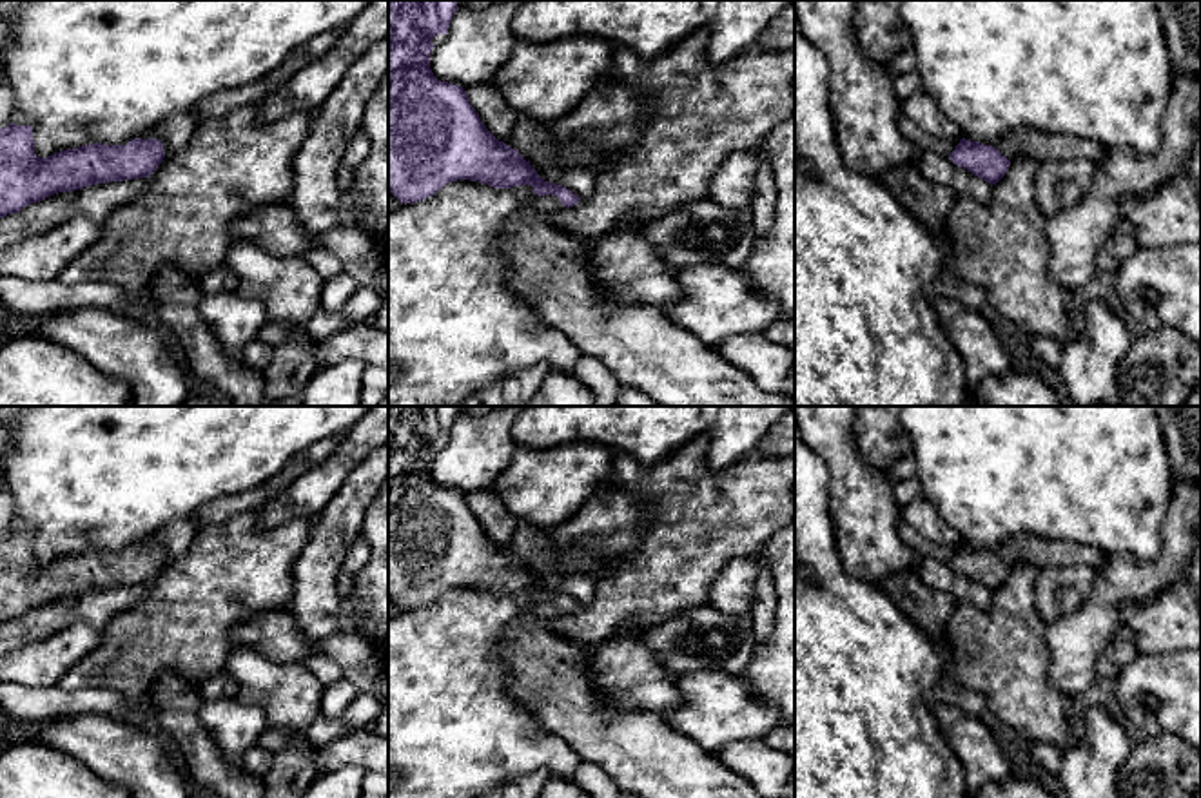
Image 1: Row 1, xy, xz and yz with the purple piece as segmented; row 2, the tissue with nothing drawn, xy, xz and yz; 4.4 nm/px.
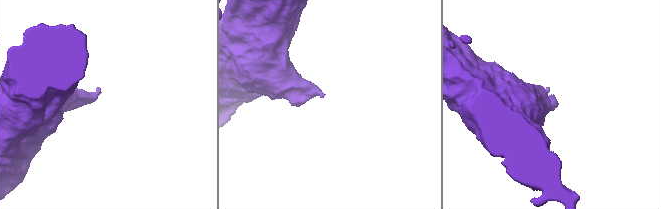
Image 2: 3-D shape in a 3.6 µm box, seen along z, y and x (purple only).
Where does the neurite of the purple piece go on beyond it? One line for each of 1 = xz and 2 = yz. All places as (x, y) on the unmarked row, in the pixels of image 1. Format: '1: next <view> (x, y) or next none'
1: next xz (639, 749)
2: next yz (1025, 548)

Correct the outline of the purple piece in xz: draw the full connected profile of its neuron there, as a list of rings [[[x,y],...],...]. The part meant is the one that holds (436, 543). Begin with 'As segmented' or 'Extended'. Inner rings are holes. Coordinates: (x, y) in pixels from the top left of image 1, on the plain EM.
Extended. [[[388,406],[388,597],[401,609],[415,609],[434,602],[446,589],[457,588],[457,586],[472,586],[472,588],[486,589],[493,595],[512,595],[519,591],[532,591],[533,600],[530,608],[517,618],[517,624],[512,626],[512,629],[508,631],[508,637],[499,649],[499,657],[504,660],[508,669],[508,693],[519,702],[532,707],[546,731],[568,742],[575,749],[575,753],[582,758],[582,762],[599,765],[606,774],[611,776],[611,780],[620,787],[622,793],[630,793],[639,798],[766,798],[744,776],[724,767],[713,753],[702,751],[691,738],[686,738],[679,731],[675,731],[664,720],[664,715],[651,713],[651,711],[639,711],[639,709],[610,711],[602,704],[602,696],[599,695],[595,687],[593,662],[586,655],[591,646],[584,646],[571,638],[564,638],[552,628],[553,618],[577,611],[581,604],[562,591],[544,588],[537,580],[537,577],[530,571],[530,568],[526,568],[524,562],[519,560],[519,557],[508,553],[504,548],[499,548],[486,535],[486,531],[481,528],[479,521],[472,513],[466,502],[466,497],[463,493],[448,490],[448,488],[441,488],[434,482],[430,475],[430,459],[435,452],[432,450],[432,444],[435,441],[448,439],[448,433],[455,417],[457,417],[457,406]]]

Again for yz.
Extended. [[[1021,533],[992,550],[962,544],[949,566],[996,591],[1009,577],[1014,560],[1032,564],[1038,569],[1067,566],[1098,569],[1105,564],[1107,555],[1087,544]]]

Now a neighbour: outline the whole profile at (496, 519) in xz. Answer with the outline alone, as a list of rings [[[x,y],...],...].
[[[493,491],[468,493],[466,502],[486,535],[499,548],[508,550],[513,540],[517,517],[504,506],[504,502]]]

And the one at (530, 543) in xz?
[[[517,519],[513,540],[508,548],[521,562],[530,566],[539,584],[548,589],[562,591],[581,606],[595,598],[595,577],[584,571],[570,571],[564,559],[555,559],[550,551],[546,531],[528,521]]]

